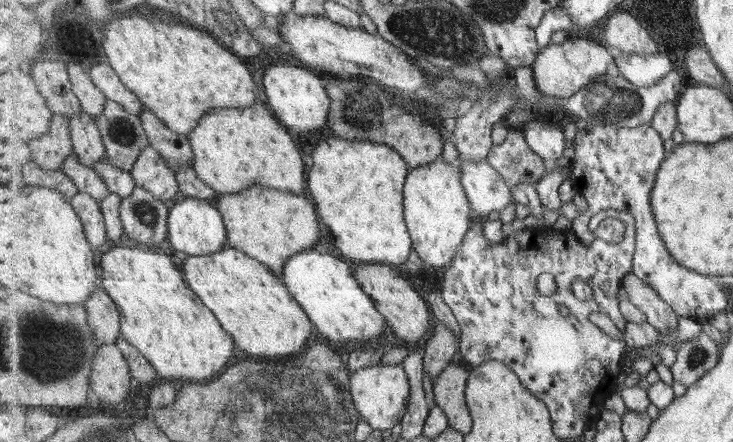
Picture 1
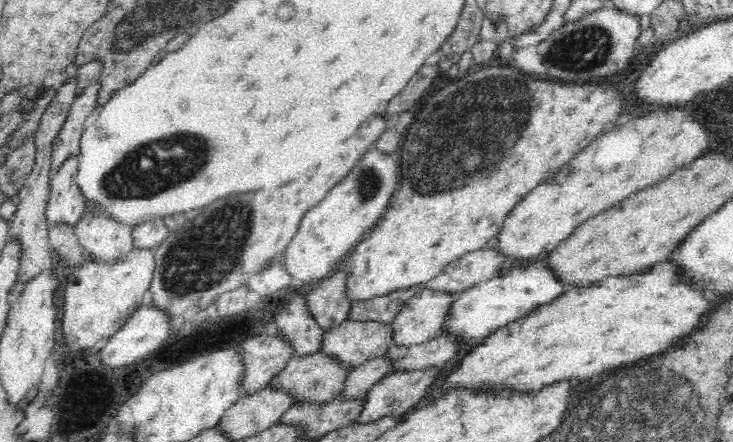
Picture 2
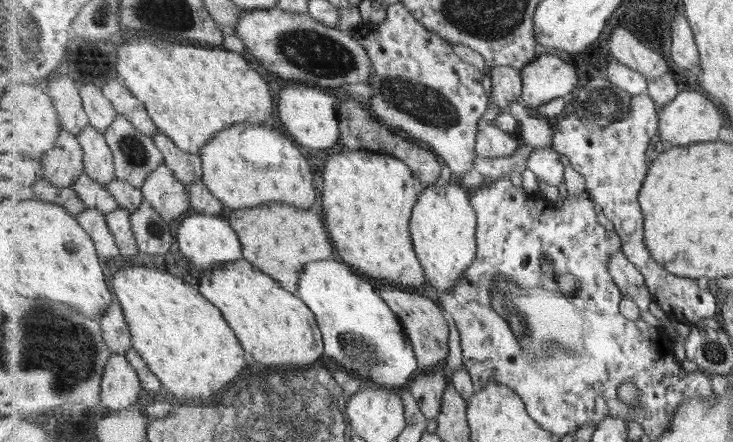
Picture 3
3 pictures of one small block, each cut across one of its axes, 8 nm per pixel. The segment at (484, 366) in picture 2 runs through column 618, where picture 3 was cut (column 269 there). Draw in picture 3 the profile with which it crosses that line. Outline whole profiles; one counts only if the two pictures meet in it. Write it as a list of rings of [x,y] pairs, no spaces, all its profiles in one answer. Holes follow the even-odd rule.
[[[239,259],[228,262],[212,269],[200,272],[199,287],[217,308],[221,309],[225,320],[236,331],[237,338],[247,352],[253,354],[253,358],[261,364],[313,364],[325,354],[324,335],[320,329],[316,314],[307,306],[307,303],[296,293],[281,287],[272,275],[265,274],[262,270],[247,259]]]

